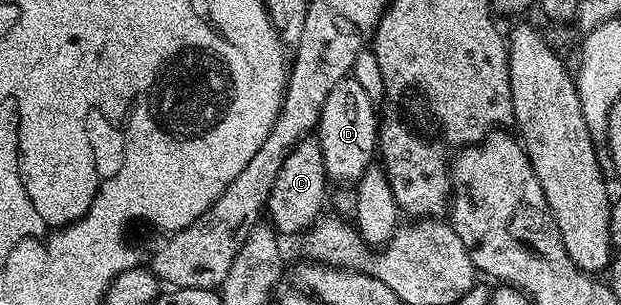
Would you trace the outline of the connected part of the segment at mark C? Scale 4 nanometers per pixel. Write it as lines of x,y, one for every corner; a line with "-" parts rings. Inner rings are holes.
307,135
303,140
296,142
295,148
289,151
281,163
268,196
265,212
267,216
271,215
269,223
280,237
298,237
320,219
324,211
323,199
327,196
327,184
329,185
329,177
319,141
314,135

